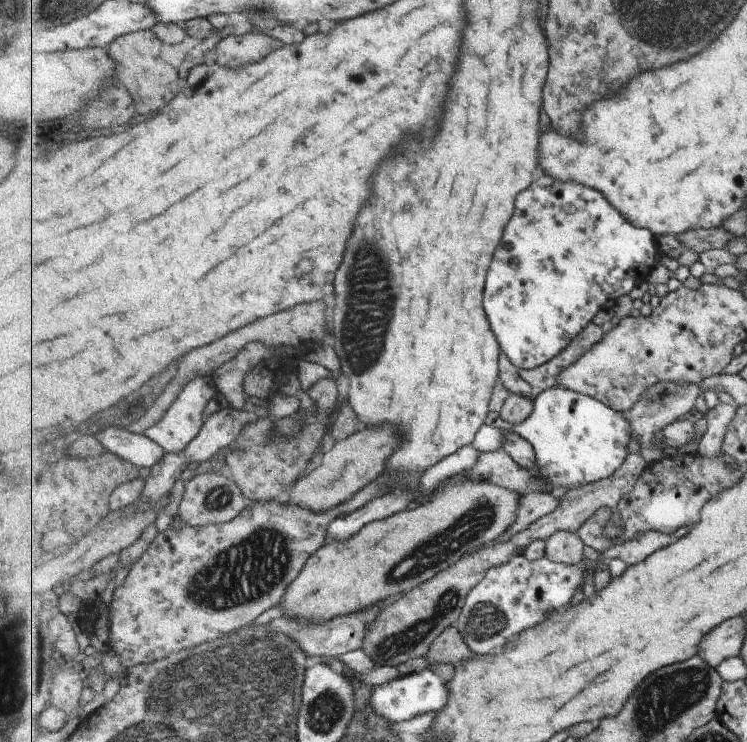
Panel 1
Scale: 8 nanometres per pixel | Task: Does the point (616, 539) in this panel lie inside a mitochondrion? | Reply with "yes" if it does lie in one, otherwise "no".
no

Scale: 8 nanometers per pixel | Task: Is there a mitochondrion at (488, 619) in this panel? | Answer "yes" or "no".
yes

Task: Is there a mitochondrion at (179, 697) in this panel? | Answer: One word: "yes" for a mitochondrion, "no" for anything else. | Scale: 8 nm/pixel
yes

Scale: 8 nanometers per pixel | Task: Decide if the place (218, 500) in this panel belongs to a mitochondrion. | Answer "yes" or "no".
yes

